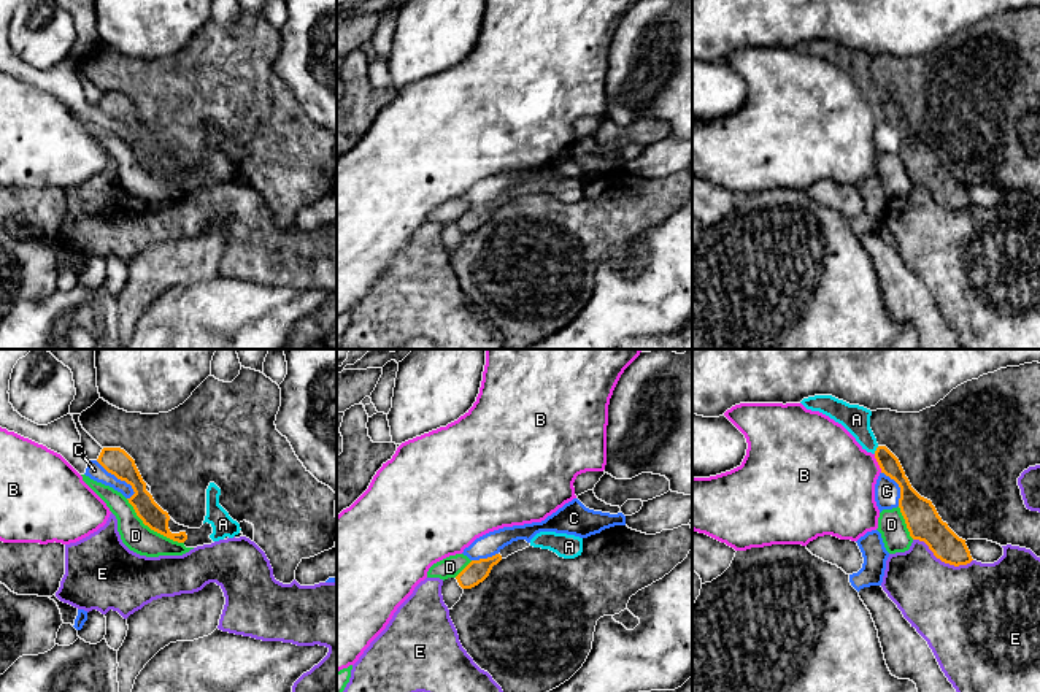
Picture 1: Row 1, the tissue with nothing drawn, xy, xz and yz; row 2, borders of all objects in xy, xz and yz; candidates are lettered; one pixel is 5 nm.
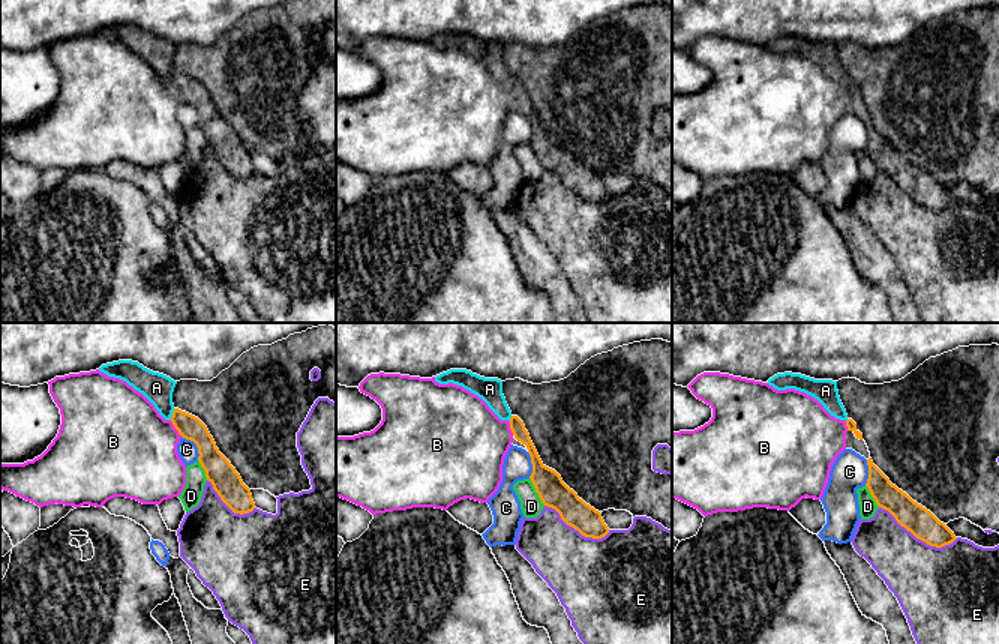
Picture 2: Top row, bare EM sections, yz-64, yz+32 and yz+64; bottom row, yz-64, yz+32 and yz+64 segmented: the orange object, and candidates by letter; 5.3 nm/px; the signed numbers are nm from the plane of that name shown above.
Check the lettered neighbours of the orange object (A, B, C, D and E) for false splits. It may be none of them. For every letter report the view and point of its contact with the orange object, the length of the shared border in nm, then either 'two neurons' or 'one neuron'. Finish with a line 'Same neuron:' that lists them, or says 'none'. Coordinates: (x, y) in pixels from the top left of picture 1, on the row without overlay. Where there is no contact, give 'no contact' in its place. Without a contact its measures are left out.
A: meets orange in yz at (877, 94); contact 50 nm long; one neuron
B: meets orange in yz at (878, 108); contact 100 nm long; two neurons
C: meets orange in xy at (116, 121); contact 260 nm long; two neurons
D: meets orange in xy at (151, 173); contact 380 nm long; two neurons
E: meets orange in yz at (942, 205); contact 320 nm long; two neurons
Same neuron: A

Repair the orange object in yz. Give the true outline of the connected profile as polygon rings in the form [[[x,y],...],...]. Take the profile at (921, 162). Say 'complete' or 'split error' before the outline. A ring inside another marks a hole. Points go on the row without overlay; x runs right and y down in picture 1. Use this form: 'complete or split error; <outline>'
split error; [[[815,40],[803,43],[800,48],[807,54],[819,56],[842,68],[862,94],[875,100],[881,117],[899,129],[899,152],[913,184],[924,186],[934,200],[945,208],[959,211],[973,205],[965,184],[959,183],[948,168],[942,165],[930,144],[921,141],[911,132],[899,103],[886,90],[876,87],[870,73],[870,54],[849,49],[832,40]]]

